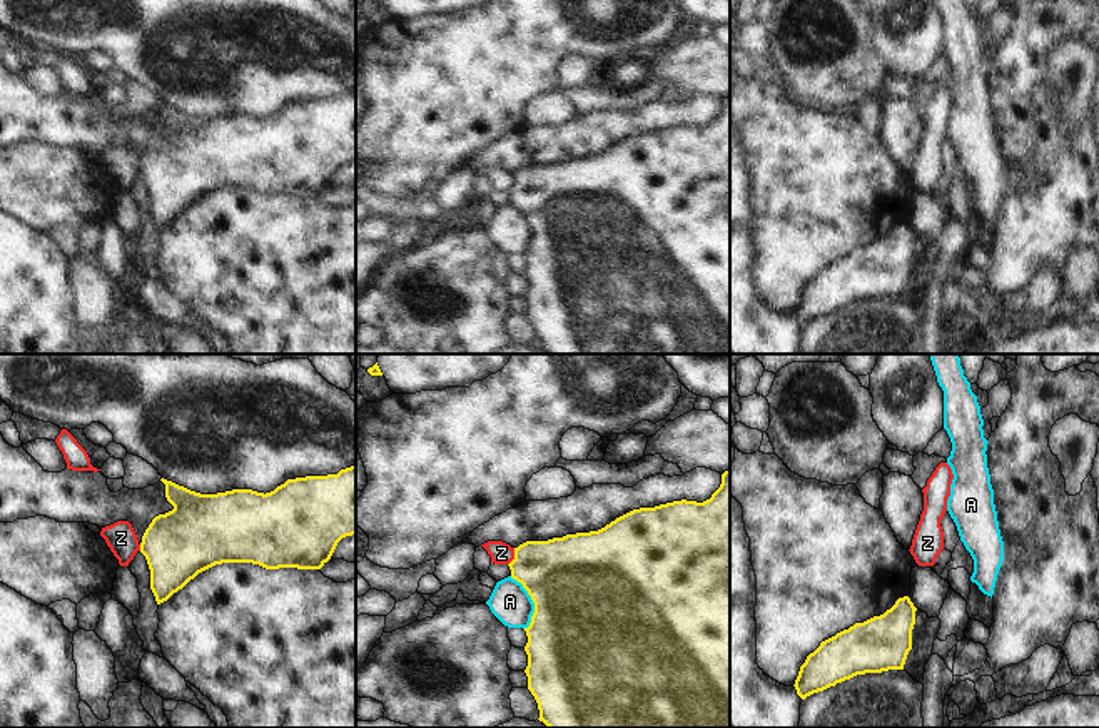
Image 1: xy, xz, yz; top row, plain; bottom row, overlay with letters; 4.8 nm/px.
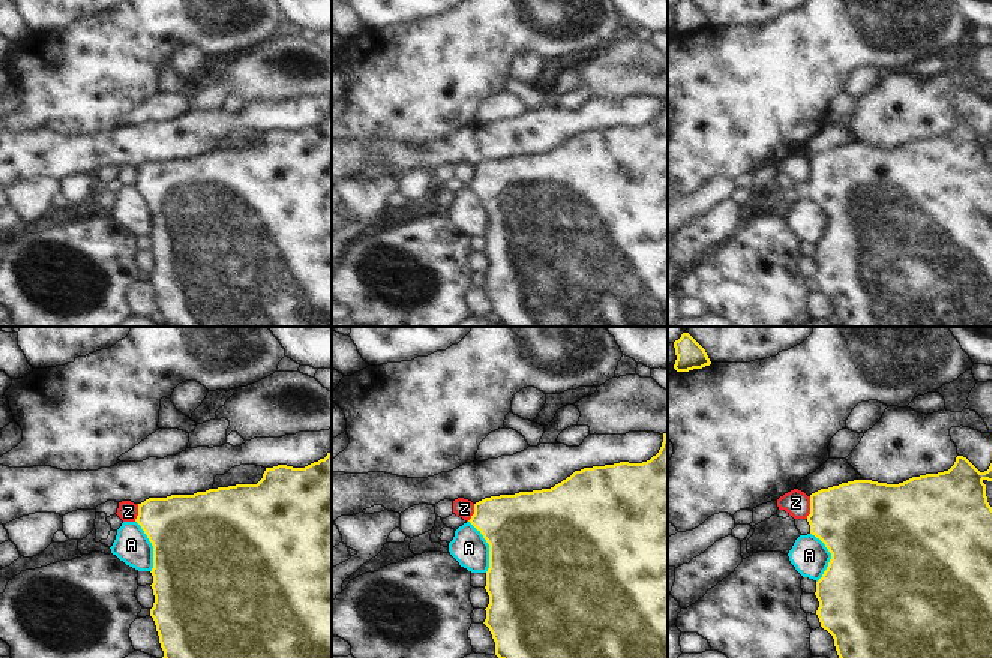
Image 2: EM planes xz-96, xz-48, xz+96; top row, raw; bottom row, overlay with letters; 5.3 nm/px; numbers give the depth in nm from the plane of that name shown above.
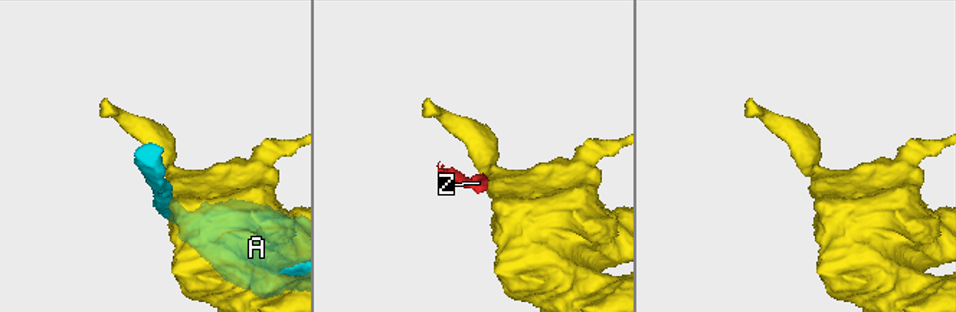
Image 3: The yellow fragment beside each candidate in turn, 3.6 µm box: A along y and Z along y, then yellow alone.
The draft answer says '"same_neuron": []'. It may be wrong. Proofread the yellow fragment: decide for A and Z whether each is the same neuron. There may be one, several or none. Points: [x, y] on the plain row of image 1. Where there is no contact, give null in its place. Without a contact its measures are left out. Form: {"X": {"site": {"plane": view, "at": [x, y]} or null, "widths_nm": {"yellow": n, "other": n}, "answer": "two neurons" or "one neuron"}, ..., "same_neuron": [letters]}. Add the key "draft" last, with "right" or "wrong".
{"A": {"site": {"plane": "xz", "at": [533, 227]}, "widths_nm": {"yellow": 500, "other": 190}, "answer": "two neurons"}, "Z": {"site": {"plane": "xz", "at": [515, 182]}, "widths_nm": {"yellow": 360, "other": 110}, "answer": "two neurons"}, "same_neuron": [], "draft": "right"}

